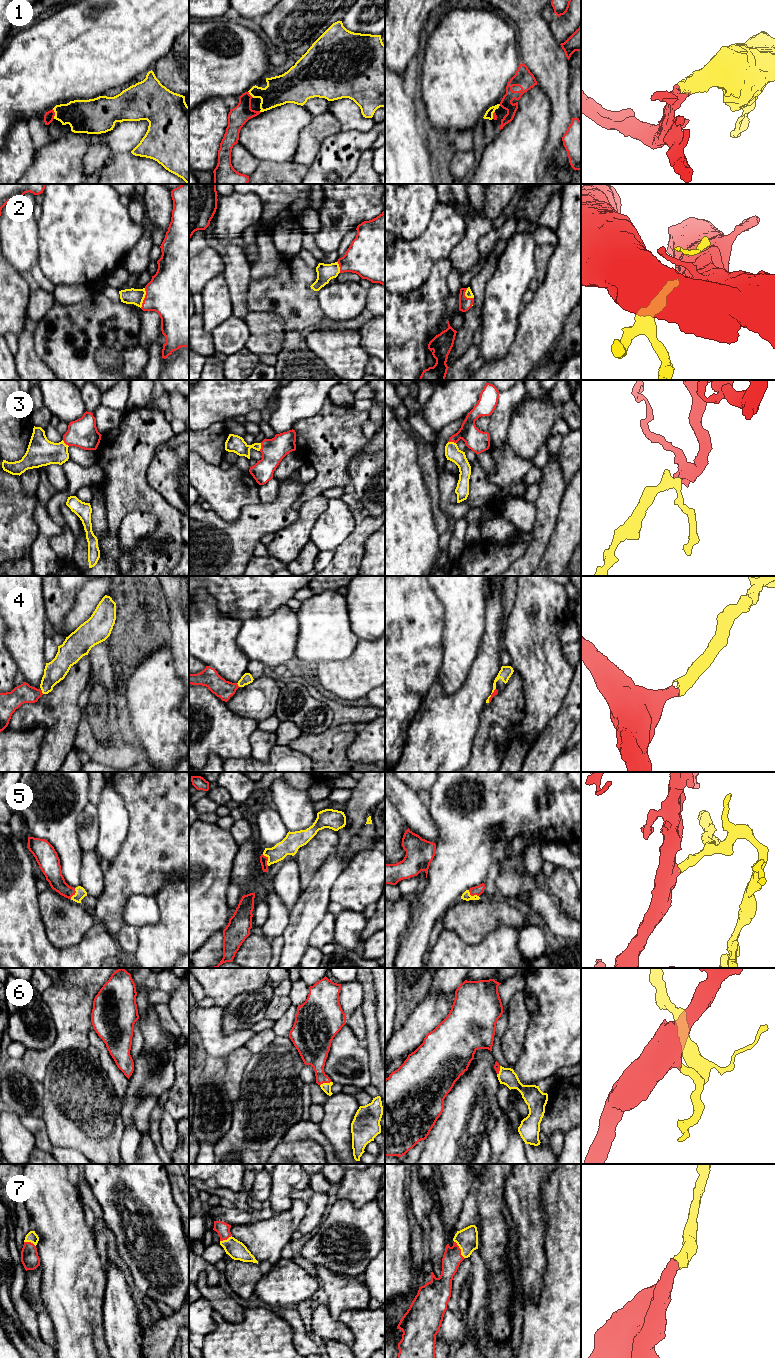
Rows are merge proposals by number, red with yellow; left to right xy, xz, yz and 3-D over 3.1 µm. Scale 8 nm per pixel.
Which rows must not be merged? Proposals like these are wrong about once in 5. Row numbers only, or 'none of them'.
none of them

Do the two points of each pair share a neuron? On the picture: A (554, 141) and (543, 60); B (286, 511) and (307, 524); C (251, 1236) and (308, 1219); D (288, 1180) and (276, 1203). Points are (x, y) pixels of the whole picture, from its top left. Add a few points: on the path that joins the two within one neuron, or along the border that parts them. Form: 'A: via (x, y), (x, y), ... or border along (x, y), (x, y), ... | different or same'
A: via (558, 121), (558, 94), (554, 80) | same
B: border along (299, 510), (299, 516), (295, 521), (277, 531) | different
C: border along (295, 1198), (305, 1205), (305, 1214), (297, 1229) | different
D: via (282, 1186), (279, 1197) | same

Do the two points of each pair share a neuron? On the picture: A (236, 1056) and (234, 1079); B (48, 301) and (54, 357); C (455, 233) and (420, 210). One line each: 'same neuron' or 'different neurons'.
A: same neuron
B: different neurons
C: different neurons

